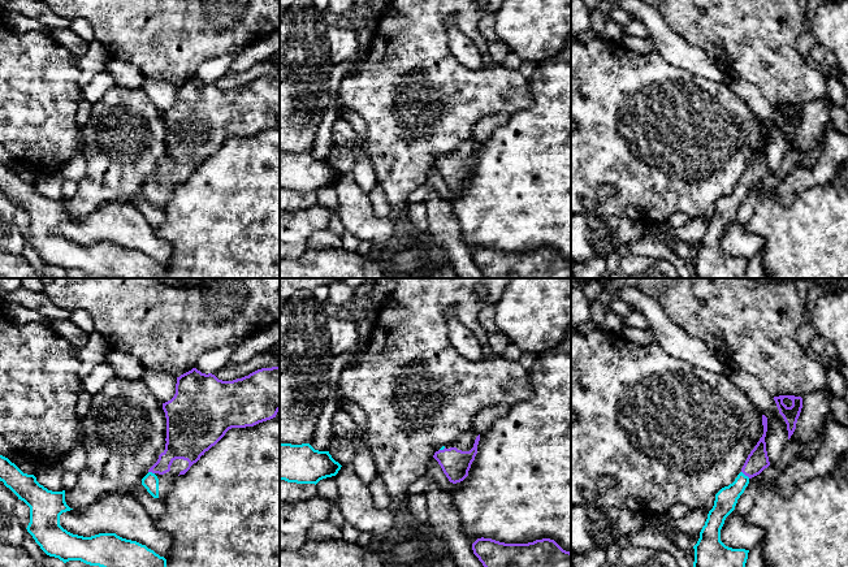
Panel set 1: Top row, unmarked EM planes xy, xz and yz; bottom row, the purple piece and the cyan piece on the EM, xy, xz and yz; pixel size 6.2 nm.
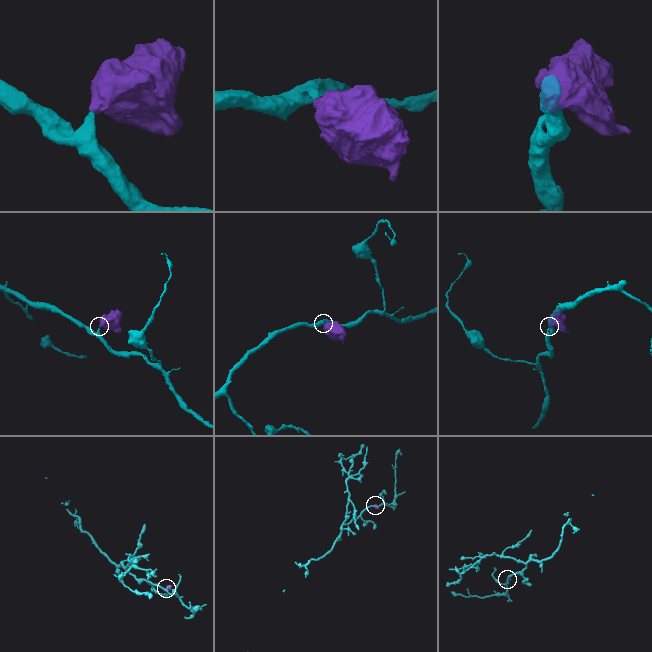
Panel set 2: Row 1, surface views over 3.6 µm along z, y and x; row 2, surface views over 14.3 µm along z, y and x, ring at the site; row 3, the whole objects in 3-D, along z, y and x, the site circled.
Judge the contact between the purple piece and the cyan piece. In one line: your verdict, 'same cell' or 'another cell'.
same cell

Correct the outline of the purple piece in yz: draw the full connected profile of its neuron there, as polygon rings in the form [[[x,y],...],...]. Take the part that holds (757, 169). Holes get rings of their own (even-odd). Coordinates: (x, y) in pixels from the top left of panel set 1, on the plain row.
[[[762,124],[763,143],[748,164],[741,181],[728,195],[715,203],[713,217],[708,222],[700,247],[693,255],[693,278],[745,278],[749,259],[732,257],[721,250],[721,238],[726,226],[735,218],[749,189],[770,174],[766,160],[767,126]]]

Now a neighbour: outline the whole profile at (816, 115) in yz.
[[[818,99],[802,105],[802,117],[796,131],[796,138],[788,150],[802,152],[805,159],[799,168],[812,168],[819,157],[822,135],[830,121],[831,100]]]

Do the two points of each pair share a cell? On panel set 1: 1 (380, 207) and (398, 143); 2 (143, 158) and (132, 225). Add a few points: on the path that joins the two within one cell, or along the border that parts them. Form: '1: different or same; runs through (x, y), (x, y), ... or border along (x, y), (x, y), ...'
1: different; border along (379, 184), (393, 213)
2: different; border along (129, 200), (112, 200), (99, 207)

